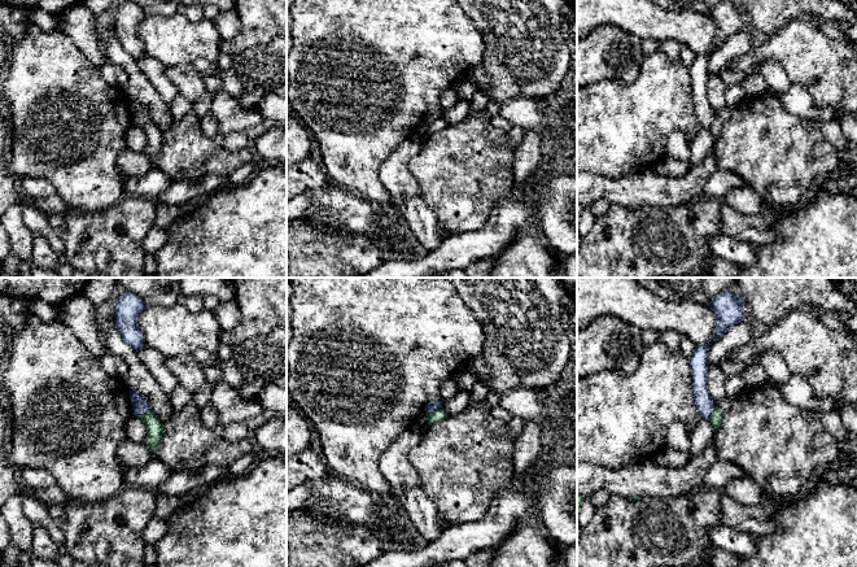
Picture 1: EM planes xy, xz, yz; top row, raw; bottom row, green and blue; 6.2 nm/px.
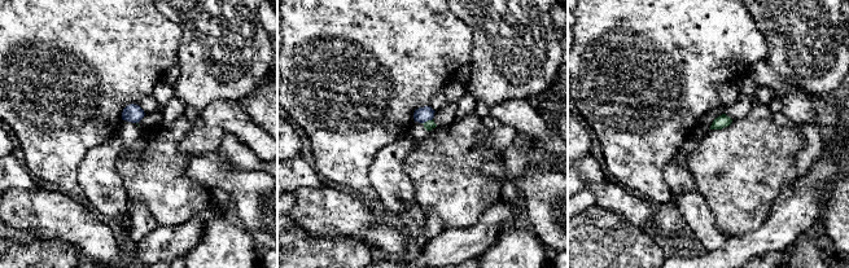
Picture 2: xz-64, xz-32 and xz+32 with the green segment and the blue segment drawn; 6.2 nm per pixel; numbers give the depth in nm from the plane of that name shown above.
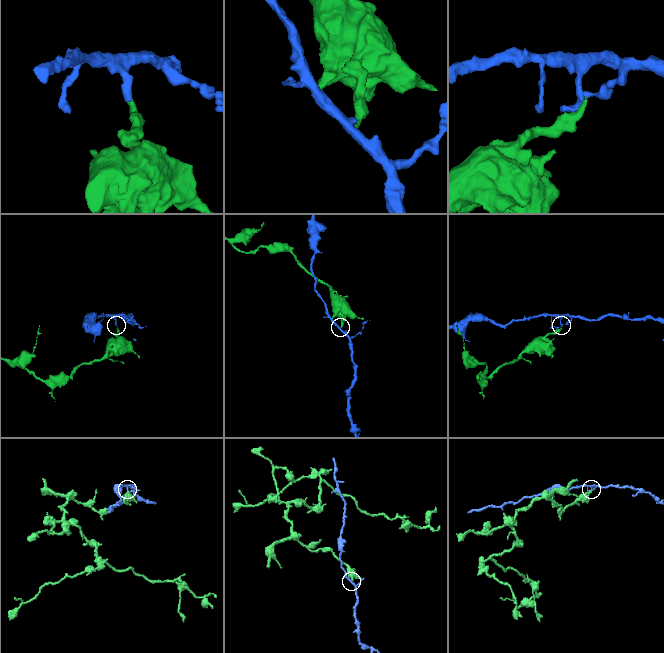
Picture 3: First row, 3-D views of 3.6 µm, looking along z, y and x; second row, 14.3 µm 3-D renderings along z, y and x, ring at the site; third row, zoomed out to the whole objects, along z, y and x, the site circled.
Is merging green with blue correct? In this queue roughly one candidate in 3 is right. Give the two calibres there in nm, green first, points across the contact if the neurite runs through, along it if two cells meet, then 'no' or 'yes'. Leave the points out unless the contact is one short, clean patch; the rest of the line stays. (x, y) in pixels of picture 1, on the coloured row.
70/70 nm | along xz (441, 406), (429, 414) | no

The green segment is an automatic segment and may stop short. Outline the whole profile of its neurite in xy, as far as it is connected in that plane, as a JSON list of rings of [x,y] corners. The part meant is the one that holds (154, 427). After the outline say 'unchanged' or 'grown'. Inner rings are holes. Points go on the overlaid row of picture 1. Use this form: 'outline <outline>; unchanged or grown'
outline [[[152,410],[145,413],[141,420],[145,423],[148,429],[145,444],[148,445],[149,450],[154,450],[161,441],[163,433],[163,424]]]; unchanged

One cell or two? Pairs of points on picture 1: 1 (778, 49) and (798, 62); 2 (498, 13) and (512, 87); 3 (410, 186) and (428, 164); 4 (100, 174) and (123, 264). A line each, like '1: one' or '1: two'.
1: one
2: one
3: two
4: two

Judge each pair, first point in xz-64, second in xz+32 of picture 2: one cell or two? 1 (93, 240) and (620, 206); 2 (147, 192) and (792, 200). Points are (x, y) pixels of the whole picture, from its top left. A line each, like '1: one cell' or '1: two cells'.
1: one cell
2: two cells

